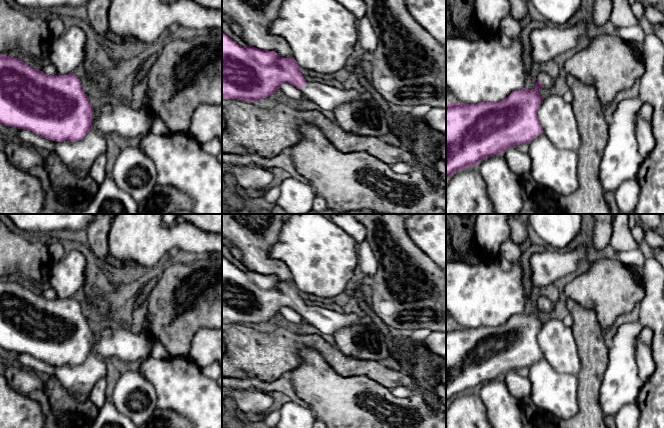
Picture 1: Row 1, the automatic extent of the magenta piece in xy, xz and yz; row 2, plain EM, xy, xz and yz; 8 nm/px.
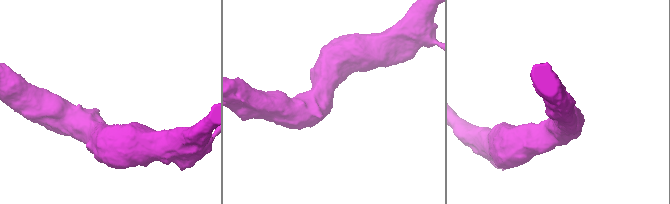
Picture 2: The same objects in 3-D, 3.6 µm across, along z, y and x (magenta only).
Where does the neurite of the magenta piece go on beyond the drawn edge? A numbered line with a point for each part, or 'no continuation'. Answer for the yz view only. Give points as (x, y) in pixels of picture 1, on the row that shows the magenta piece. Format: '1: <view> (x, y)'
1: yz (547, 78)

